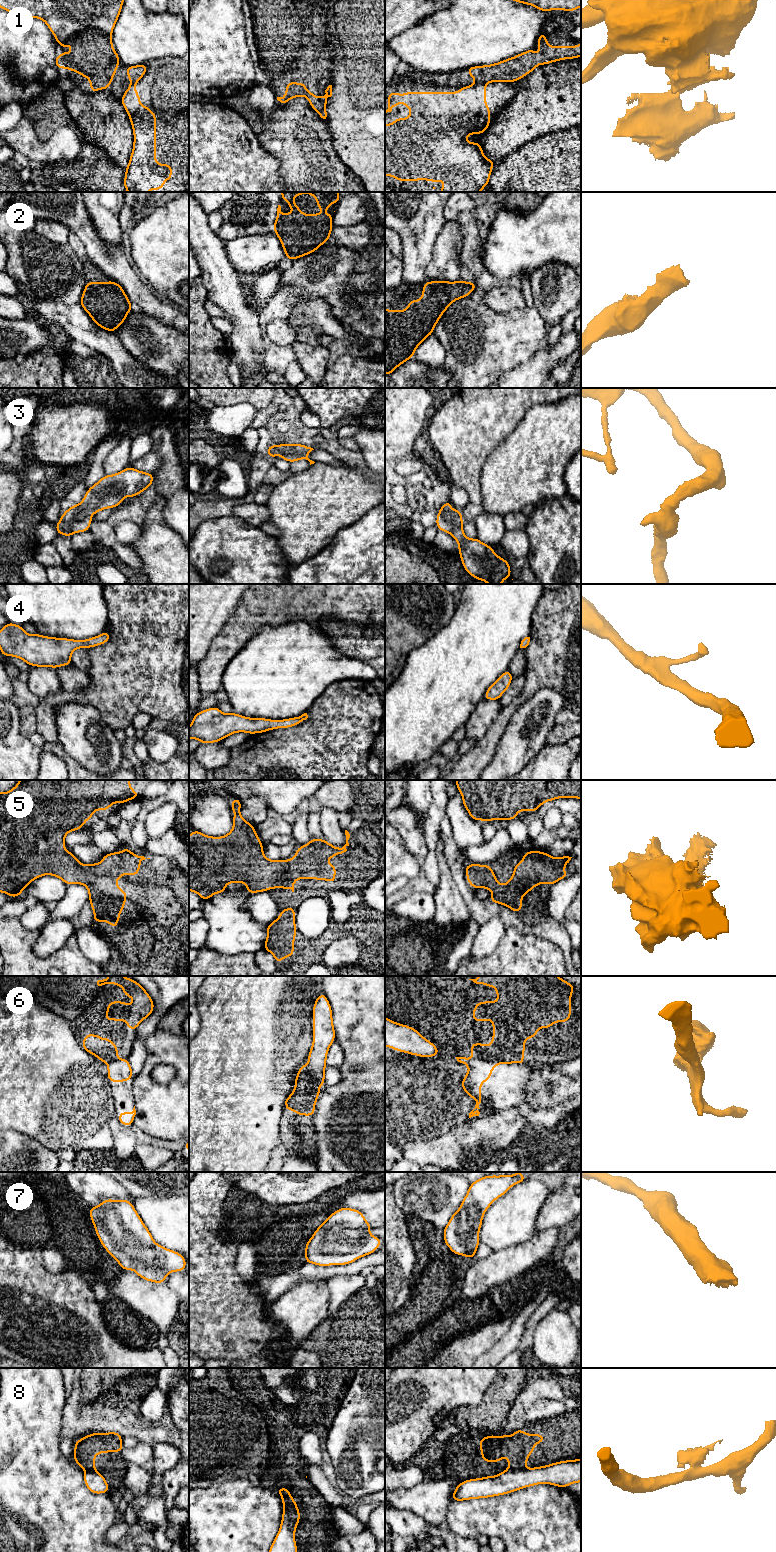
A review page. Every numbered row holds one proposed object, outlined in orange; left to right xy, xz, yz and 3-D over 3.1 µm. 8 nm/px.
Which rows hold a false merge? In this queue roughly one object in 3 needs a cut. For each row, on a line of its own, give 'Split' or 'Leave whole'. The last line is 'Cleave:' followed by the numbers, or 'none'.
1: Split
2: Leave whole
3: Leave whole
4: Leave whole
5: Leave whole
6: Split
7: Leave whole
8: Split
Cleave: 1, 6, 8

